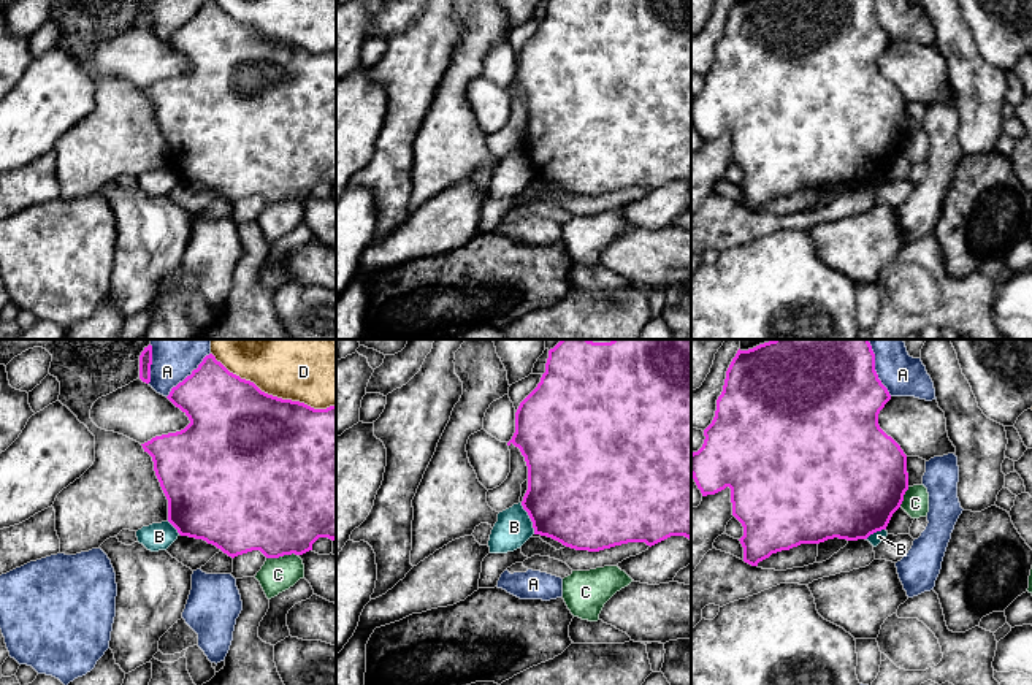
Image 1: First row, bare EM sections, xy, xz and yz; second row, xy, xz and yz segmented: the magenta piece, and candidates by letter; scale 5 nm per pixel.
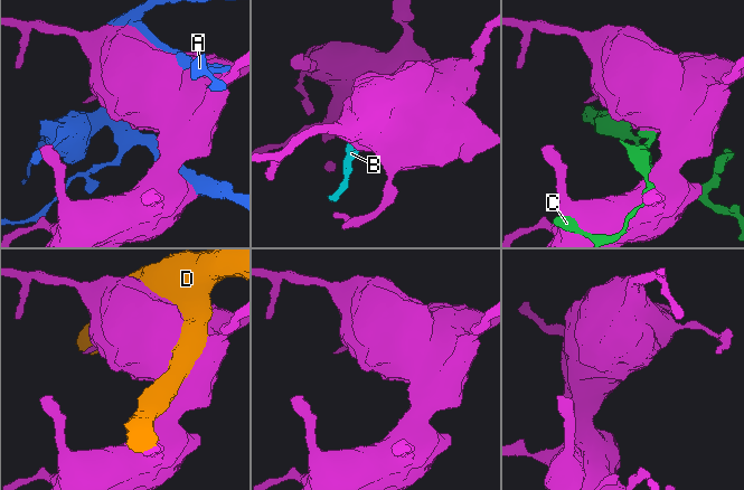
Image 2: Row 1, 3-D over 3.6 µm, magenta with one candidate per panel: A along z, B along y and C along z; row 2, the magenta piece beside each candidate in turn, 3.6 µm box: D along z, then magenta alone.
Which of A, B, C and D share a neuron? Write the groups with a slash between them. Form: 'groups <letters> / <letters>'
groups A / B / C / D

